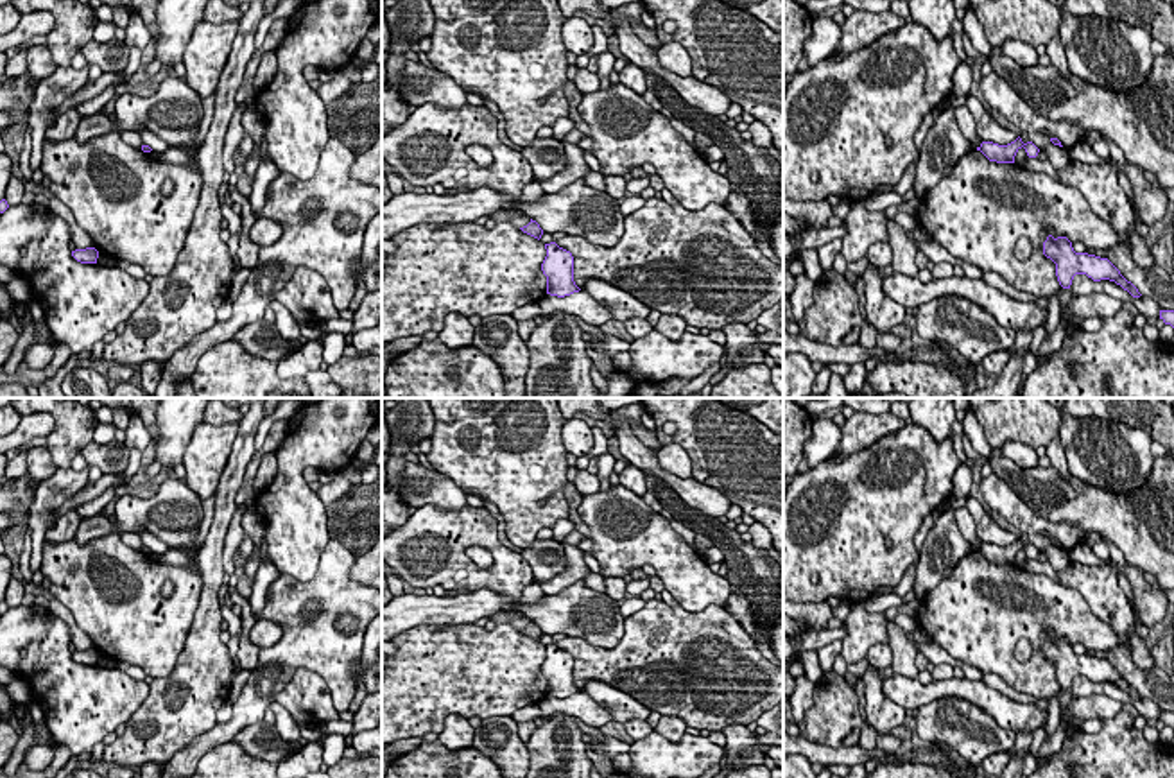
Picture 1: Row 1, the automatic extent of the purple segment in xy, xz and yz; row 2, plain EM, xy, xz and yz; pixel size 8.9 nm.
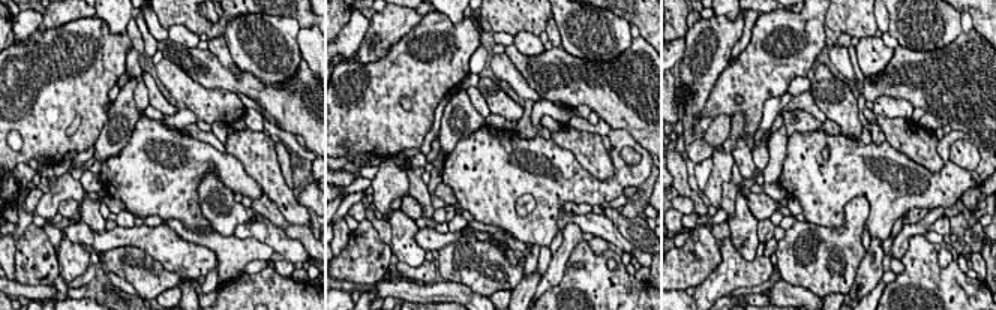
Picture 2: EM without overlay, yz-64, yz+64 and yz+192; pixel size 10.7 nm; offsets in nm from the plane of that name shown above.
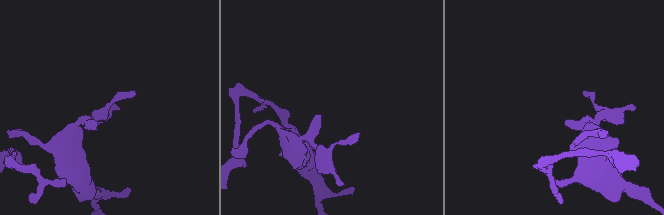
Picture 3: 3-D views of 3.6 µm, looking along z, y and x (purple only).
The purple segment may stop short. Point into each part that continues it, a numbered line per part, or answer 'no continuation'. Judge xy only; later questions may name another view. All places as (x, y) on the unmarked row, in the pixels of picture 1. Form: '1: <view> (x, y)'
no continuation

